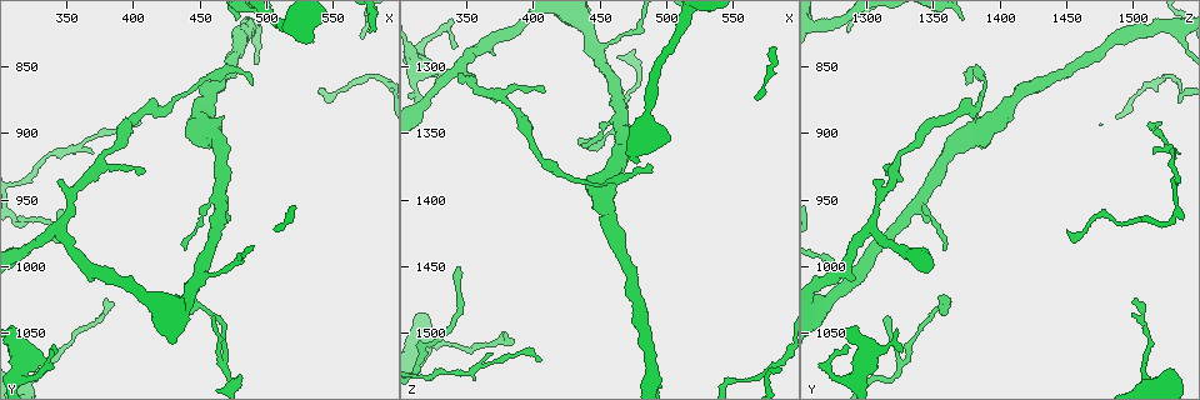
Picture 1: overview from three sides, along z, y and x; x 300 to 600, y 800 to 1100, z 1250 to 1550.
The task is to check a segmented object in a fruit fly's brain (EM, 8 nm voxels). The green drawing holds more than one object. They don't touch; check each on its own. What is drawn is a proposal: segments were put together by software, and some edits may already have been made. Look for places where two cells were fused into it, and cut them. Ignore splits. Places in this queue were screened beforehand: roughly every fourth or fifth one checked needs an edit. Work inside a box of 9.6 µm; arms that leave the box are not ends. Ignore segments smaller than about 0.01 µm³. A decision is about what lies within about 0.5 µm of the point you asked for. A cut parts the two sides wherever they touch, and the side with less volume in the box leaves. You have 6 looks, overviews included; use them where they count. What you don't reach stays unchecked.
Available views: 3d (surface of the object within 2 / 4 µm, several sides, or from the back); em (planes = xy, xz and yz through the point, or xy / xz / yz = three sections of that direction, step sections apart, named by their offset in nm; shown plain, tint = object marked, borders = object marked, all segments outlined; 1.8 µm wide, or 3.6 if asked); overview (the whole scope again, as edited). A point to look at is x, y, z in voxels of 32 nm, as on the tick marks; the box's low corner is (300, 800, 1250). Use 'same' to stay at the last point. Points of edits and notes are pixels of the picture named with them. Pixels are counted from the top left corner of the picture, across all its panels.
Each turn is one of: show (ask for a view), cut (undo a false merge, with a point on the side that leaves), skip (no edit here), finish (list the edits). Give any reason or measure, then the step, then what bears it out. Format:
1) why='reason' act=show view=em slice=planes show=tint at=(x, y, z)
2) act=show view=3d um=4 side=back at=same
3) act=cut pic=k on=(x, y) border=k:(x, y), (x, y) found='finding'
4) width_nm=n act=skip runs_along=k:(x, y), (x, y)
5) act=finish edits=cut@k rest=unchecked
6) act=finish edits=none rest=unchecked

why='a narrow waist' act=show view=3d um=2 at=(344, 970, 1466)

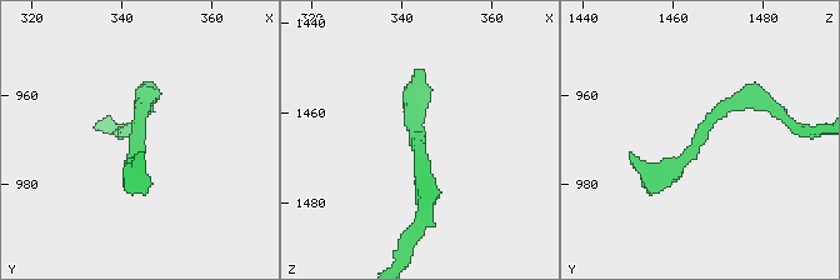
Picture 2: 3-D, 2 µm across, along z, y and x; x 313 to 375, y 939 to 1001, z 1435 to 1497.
act=show view=em slice=planes show=tint at=(342, 969, 1465)

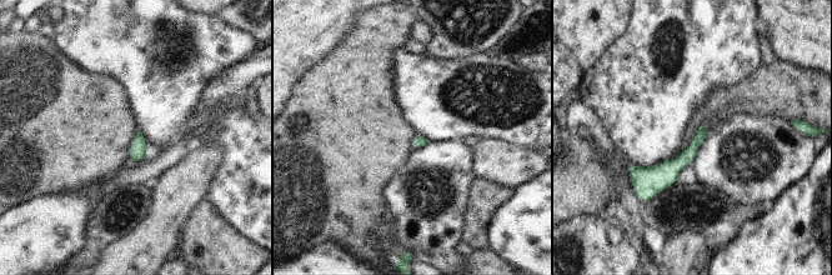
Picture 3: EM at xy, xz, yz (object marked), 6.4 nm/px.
act=skip found='one cell here'

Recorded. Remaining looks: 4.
why='thick turns thin' act=show view=em slice=yz step=4 show=tint at=(332, 1078, 1508)

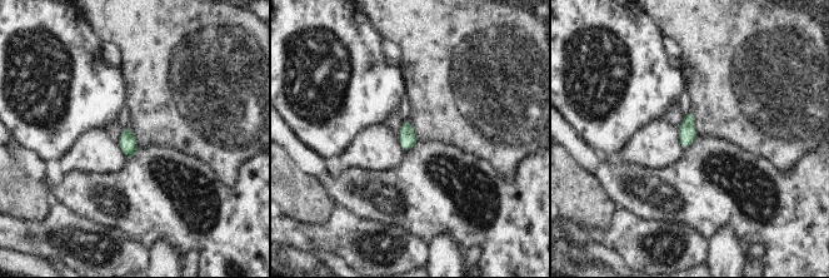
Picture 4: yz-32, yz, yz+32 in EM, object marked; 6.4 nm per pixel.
act=show view=em slice=planes show=tint at=same

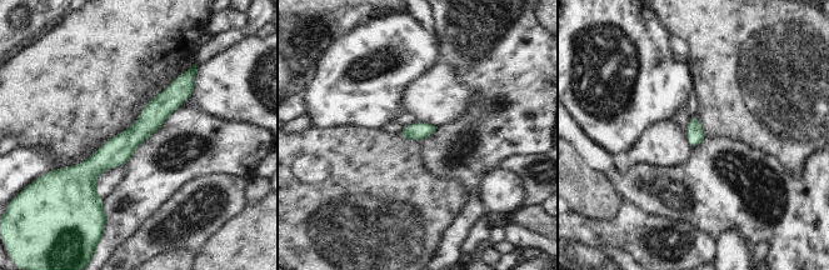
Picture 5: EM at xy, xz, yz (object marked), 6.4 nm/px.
act=skip runs_along=5:(191, 83), (115, 153), (74, 173) found='all the same cell'

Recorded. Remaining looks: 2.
why='calibre changes' act=show view=em um=3.6 slice=planes show=tint at=(454, 1030, 1354)

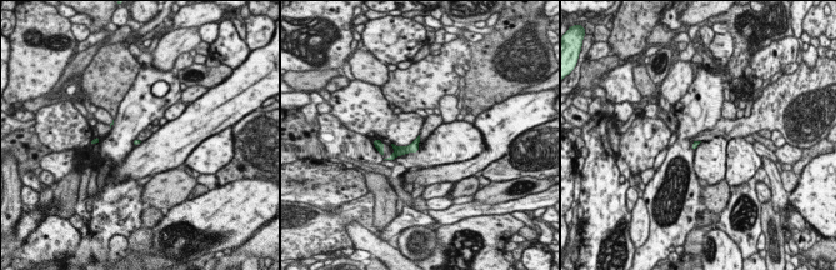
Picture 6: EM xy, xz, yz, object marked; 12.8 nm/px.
width_nm=70 act=cut pic=6 on=(398, 150) border=6:(403, 146), (406, 153) found='two cells meet here'

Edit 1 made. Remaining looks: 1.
act=finish edits=cut@6 rest=unchecked

